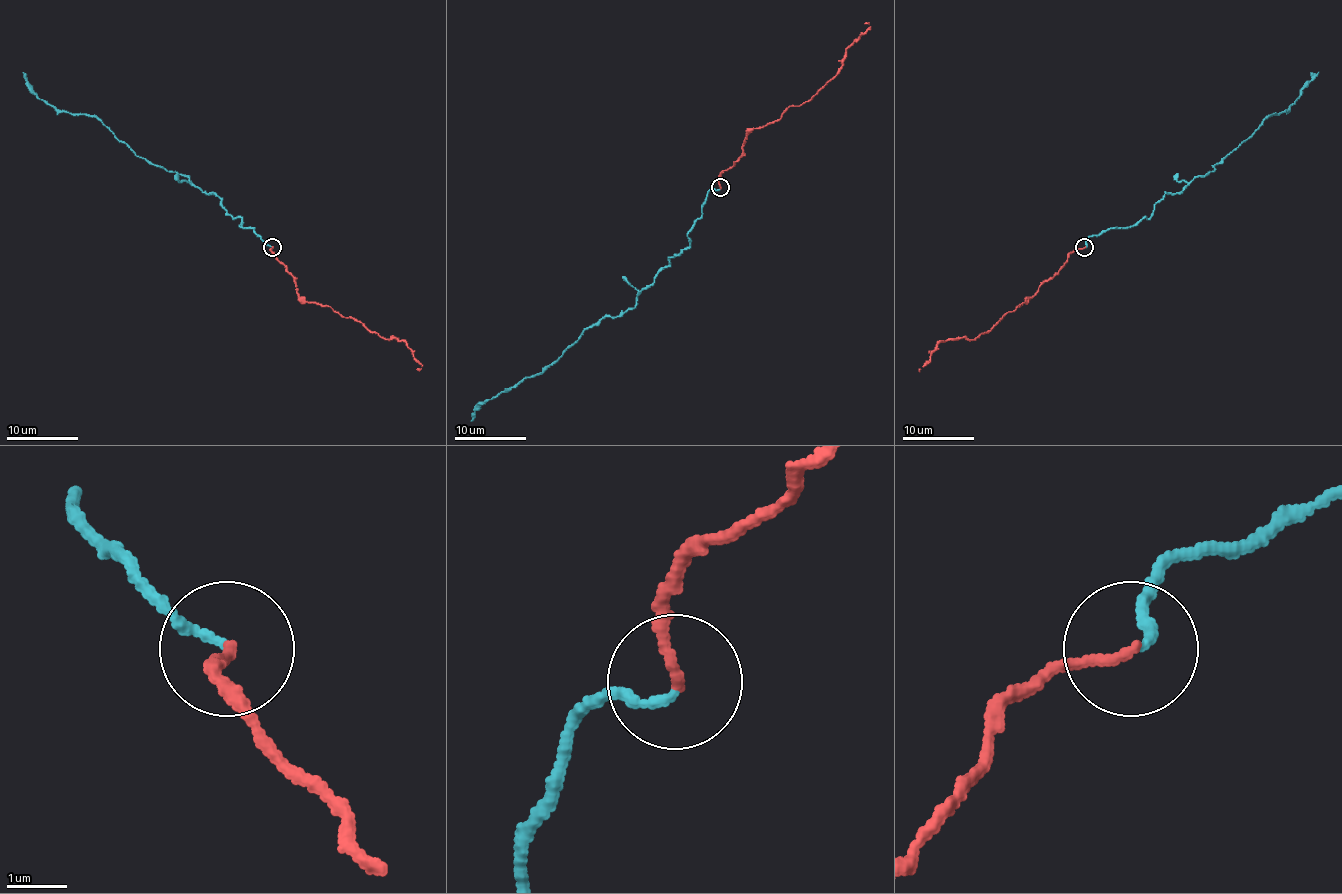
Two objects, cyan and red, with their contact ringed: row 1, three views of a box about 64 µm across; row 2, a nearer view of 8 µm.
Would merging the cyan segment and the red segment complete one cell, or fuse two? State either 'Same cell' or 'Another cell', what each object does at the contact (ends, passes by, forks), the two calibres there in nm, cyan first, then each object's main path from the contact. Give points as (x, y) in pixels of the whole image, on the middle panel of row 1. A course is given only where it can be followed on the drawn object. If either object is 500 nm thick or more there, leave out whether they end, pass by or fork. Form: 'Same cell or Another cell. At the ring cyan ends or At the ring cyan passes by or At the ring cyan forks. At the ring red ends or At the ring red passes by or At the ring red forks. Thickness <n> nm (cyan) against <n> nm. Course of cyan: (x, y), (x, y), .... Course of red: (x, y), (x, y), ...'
Same cell. At the ring cyan ends. At the ring red ends. Thickness 140 nm (cyan) against 160 nm. Course of cyan: (720, 188), (708, 193), (690, 245), (632, 308), (602, 317), (471, 421). Course of red: (720, 188), (718, 175), (742, 156), (744, 139), (790, 105), (808, 102), (869, 26), (864, 23)

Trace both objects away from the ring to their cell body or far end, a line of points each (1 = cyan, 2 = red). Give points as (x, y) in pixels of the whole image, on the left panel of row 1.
1: (272, 247), (244, 229), (215, 193), (141, 159), (93, 116), (44, 103), (23, 73)
2: (272, 247), (306, 302), (401, 340), (421, 365), (416, 369)

